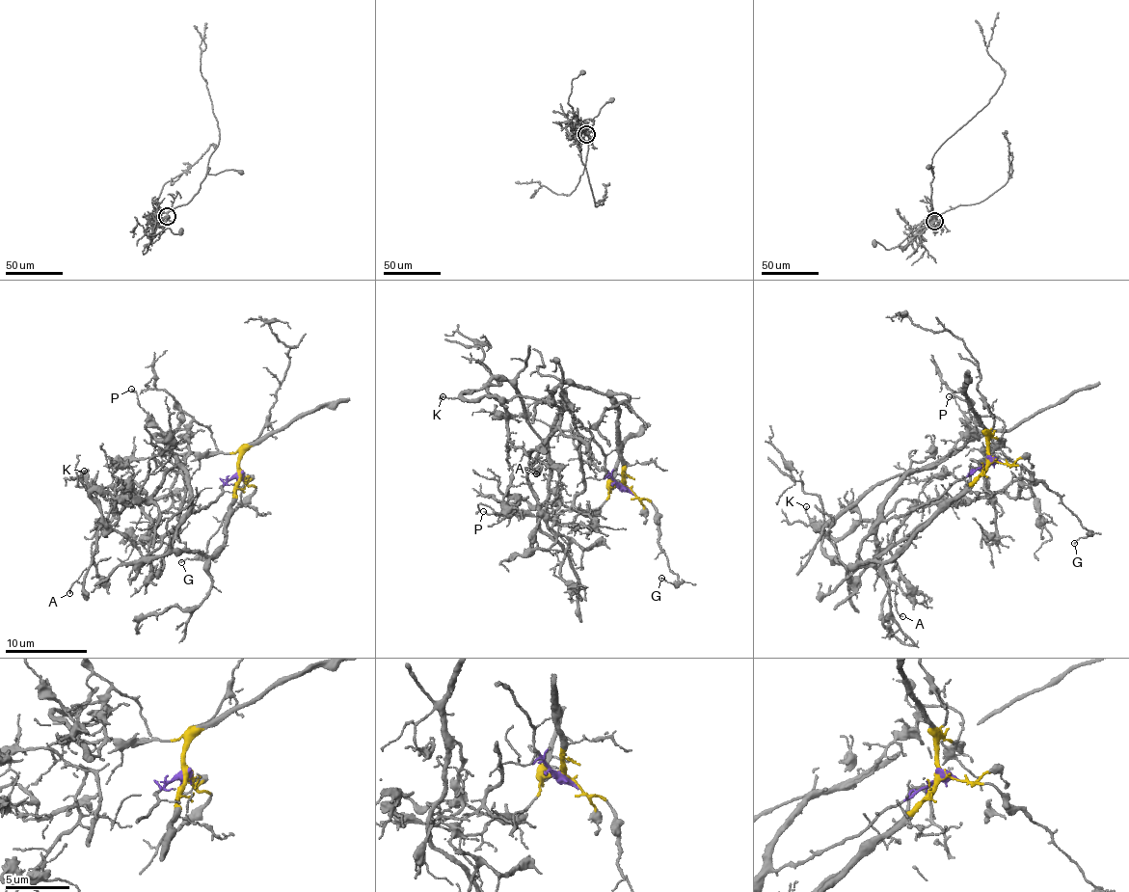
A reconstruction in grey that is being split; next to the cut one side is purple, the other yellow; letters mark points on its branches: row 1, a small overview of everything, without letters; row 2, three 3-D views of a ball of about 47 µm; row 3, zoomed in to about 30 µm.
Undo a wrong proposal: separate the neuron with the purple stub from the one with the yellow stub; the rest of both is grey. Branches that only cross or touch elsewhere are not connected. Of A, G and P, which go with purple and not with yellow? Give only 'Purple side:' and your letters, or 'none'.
Purple side: A, P

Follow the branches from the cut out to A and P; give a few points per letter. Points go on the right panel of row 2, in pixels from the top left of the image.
A: (991, 460), (889, 520), (883, 500), (901, 474), (815, 525), (841, 537), (872, 521), (902, 617)
P: (991, 460), (935, 499), (885, 518), (883, 500), (908, 475), (933, 467), (960, 440), (977, 440), (949, 395)

